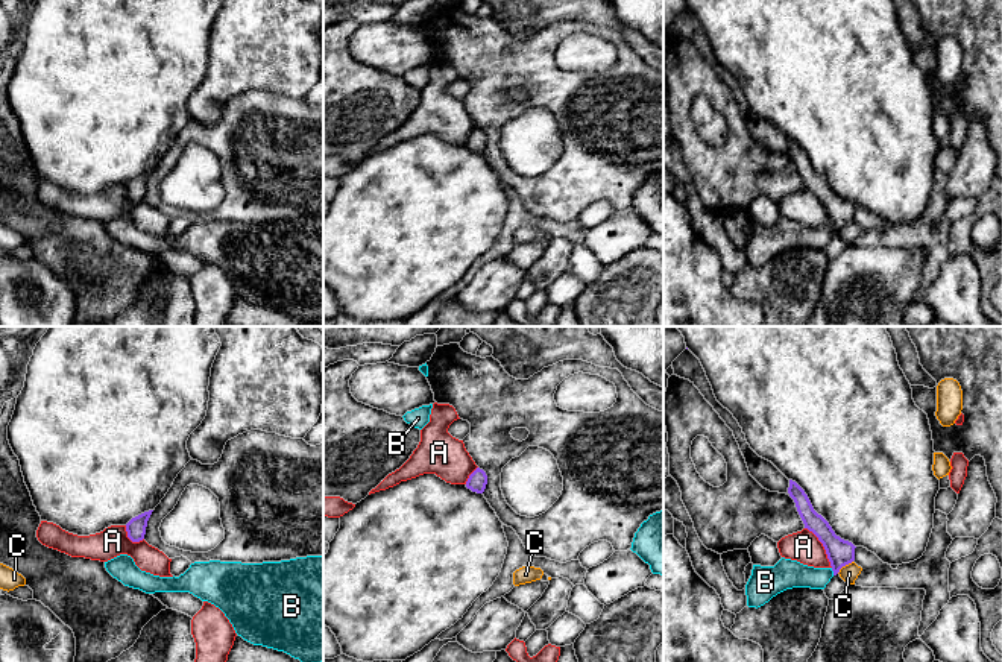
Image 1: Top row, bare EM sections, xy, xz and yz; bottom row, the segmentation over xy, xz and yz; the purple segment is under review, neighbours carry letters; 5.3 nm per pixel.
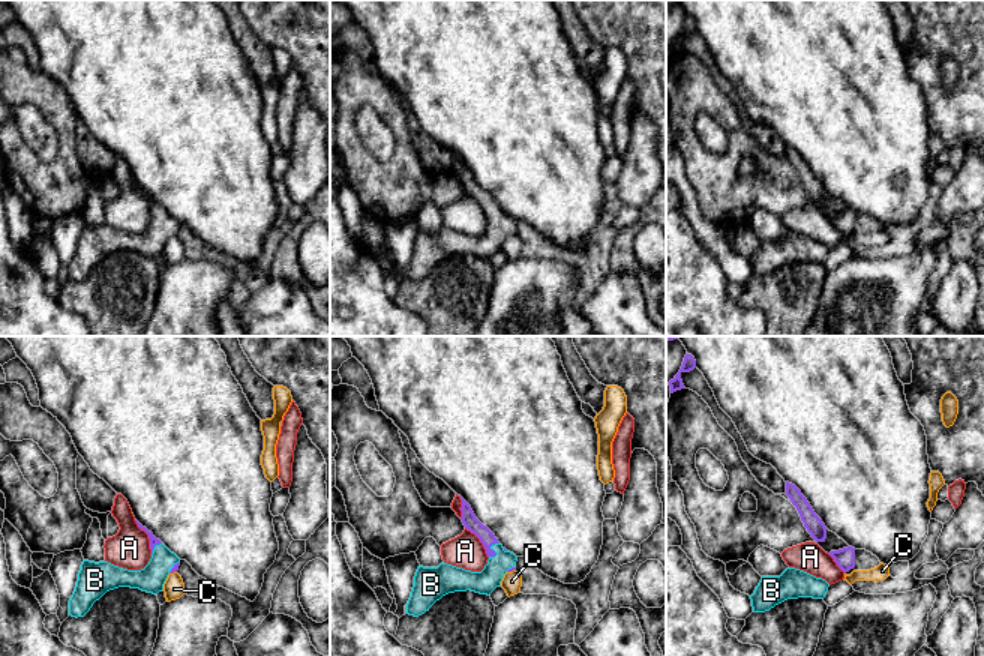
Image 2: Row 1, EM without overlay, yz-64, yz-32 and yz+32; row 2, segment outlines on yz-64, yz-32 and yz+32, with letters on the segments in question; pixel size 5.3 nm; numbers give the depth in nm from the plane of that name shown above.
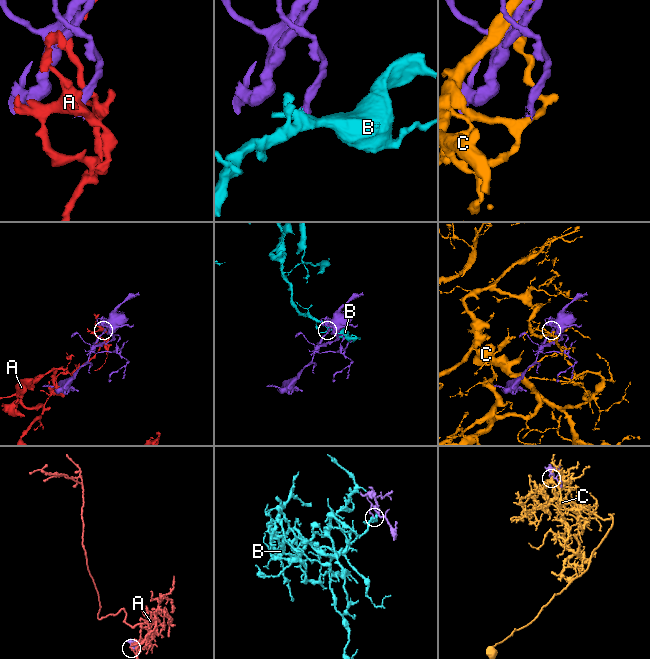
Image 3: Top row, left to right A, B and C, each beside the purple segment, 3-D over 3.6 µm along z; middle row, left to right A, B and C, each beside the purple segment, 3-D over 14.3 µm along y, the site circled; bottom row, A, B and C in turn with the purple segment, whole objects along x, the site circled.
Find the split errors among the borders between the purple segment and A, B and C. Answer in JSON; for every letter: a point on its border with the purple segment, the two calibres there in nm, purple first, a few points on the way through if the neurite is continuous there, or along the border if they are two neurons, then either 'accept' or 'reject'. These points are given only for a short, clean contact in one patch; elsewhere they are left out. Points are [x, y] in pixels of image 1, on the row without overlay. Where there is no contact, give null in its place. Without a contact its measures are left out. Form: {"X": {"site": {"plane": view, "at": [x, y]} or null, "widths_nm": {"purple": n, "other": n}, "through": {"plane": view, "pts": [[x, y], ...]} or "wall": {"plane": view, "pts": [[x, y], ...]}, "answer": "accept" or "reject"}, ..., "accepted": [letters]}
{"A": {"site": {"plane": "yz", "at": [823, 205]}, "widths_nm": {"purple": 140, "other": 160}, "answer": "reject"}, "B": {"site": {"plane": "yz", "at": [832, 230]}, "widths_nm": {"purple": 140, "other": 160}, "through": {"plane": "yz", "pts": [[840, 213], [832, 230], [825, 234], [785, 234]]}, "answer": "accept"}, "C": {"site": {"plane": "yz", "at": [844, 225]}, "widths_nm": {"purple": 140, "other": 90}, "wall": {"plane": "yz", "pts": [[852, 220], [837, 233]]}, "answer": "reject"}, "accepted": ["B"]}

